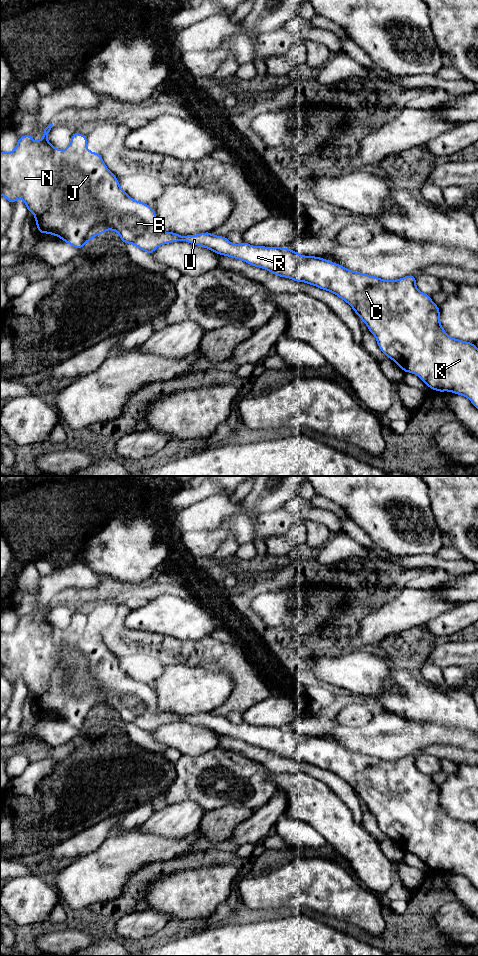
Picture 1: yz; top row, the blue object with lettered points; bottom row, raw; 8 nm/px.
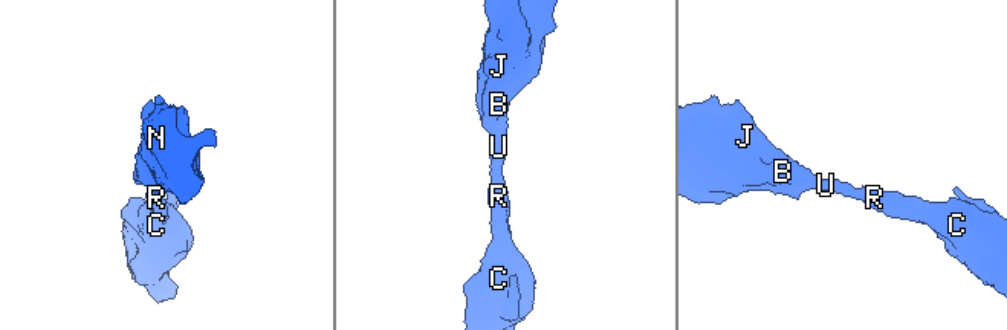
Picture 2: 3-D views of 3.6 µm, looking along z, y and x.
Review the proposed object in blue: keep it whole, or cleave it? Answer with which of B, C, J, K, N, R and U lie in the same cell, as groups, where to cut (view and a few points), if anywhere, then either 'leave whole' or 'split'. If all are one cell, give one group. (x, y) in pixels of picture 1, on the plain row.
B C J K N R U; no cut; leave whole

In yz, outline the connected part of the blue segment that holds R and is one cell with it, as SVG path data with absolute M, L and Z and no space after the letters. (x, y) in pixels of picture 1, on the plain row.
M52 605L44 609L40 621L34 621L27 614L19 617L12 632L0 632L0 675L12 685L21 678L28 693L34 693L39 714L58 716L62 721L81 729L95 715L113 710L119 714L122 722L134 724L148 734L163 724L184 720L218 735L242 740L279 757L332 772L353 788L368 806L368 811L376 817L380 830L405 853L417 855L430 869L465 876L478 889L478 829L472 822L447 815L440 804L439 786L430 775L418 770L416 756L408 755L388 761L348 750L321 737L298 734L290 728L252 726L244 721L234 725L227 717L215 716L210 712L185 716L160 712L154 689L127 675L117 657L105 645L101 634L87 629L86 616L73 612L69 626L61 630L48 621Z

